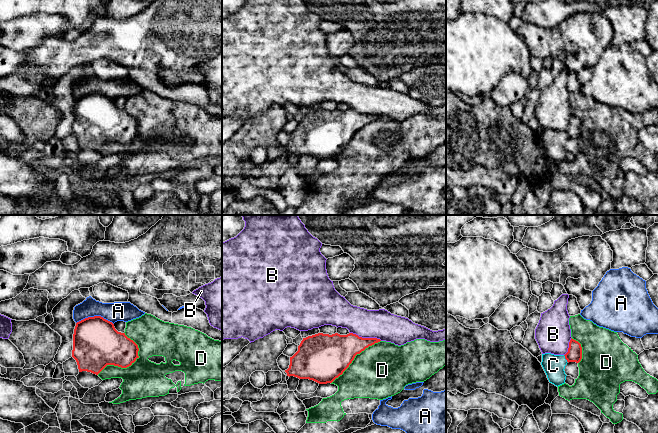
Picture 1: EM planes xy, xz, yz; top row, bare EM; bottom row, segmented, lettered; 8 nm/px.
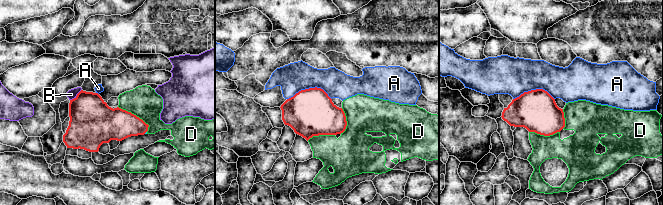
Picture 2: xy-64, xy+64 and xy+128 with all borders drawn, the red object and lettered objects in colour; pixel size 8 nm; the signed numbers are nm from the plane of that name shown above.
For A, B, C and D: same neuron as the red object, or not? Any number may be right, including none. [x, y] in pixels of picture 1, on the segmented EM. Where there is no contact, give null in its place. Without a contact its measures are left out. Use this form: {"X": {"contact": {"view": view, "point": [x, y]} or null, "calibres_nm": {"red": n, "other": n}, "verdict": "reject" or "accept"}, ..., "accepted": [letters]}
{"A": {"contact": {"view": "xy", "point": [95, 316]}, "calibres_nm": {"red": 380, "other": 160}, "verdict": "reject"}, "B": {"contact": {"view": "xz", "point": [366, 338]}, "calibres_nm": {"red": 280, "other": 240}, "verdict": "reject"}, "C": {"contact": {"view": "yz", "point": [565, 358]}, "calibres_nm": {"red": 120, "other": 170}, "verdict": "accept"}, "D": {"contact": {"view": "xy", "point": [123, 367]}, "calibres_nm": {"red": 340, "other": 300}, "verdict": "reject"}, "accepted": ["C"]}

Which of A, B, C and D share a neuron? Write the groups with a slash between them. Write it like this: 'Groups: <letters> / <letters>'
Groups: A / B / C / D

